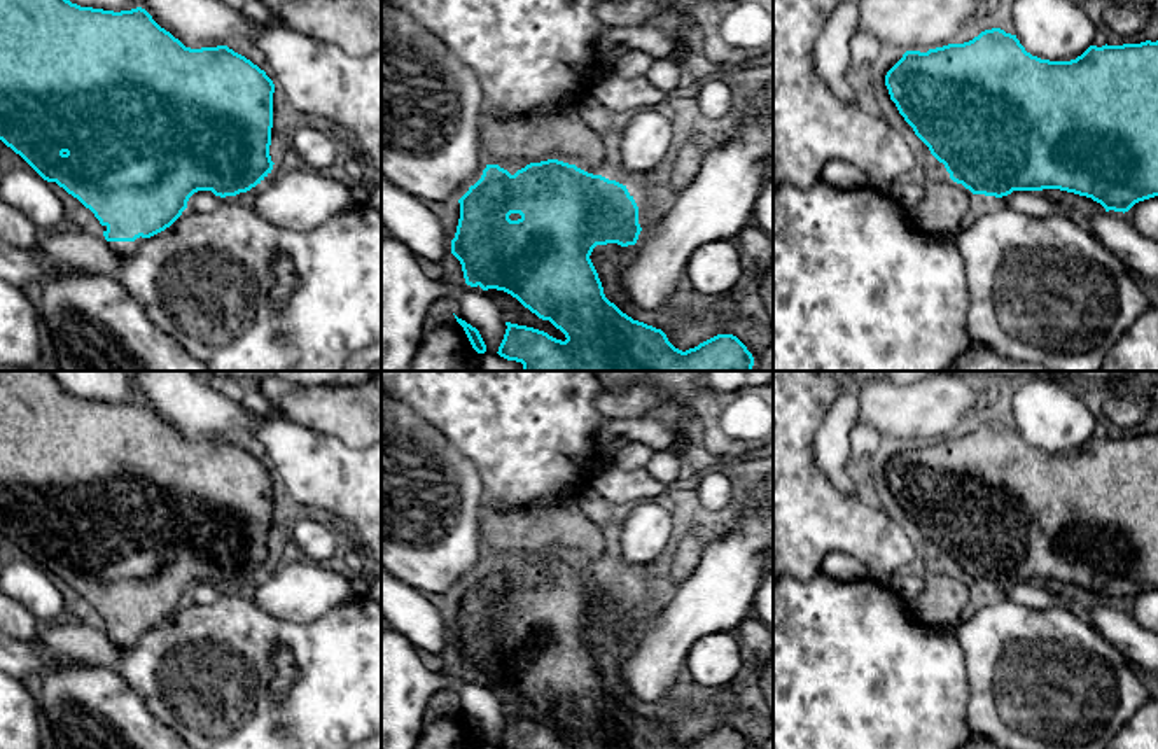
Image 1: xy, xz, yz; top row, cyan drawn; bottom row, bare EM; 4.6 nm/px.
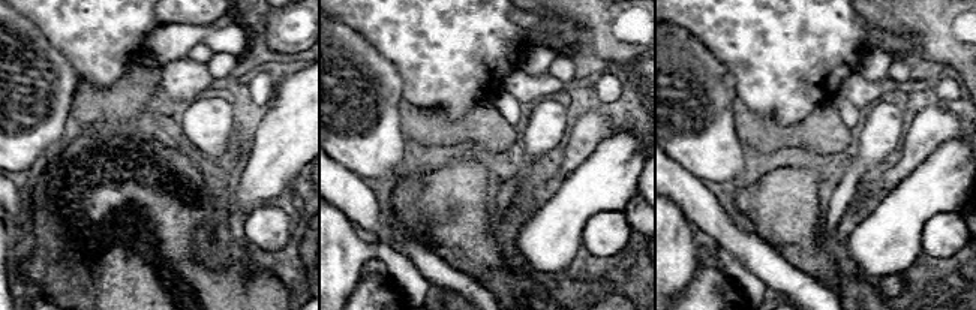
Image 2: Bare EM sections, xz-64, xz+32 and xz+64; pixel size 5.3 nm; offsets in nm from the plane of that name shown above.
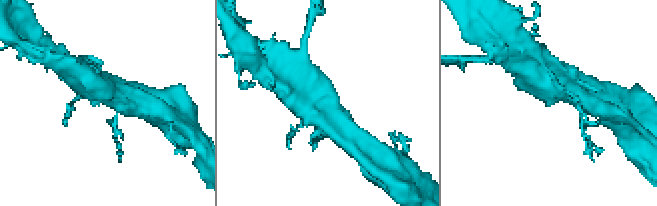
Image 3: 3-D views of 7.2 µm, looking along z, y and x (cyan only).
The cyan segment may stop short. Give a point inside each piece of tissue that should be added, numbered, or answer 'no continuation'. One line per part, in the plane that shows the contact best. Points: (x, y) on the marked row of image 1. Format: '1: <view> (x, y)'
1: xy (119, 247)

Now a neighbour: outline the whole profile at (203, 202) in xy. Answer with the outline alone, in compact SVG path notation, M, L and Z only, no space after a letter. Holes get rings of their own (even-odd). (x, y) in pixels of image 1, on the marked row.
M198 191L189 198L187 208L198 214L210 214L217 210L220 201L222 198L215 196L212 191Z

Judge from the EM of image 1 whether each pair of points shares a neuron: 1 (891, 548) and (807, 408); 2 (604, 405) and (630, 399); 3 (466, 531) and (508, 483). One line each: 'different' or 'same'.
1: same
2: same
3: different

